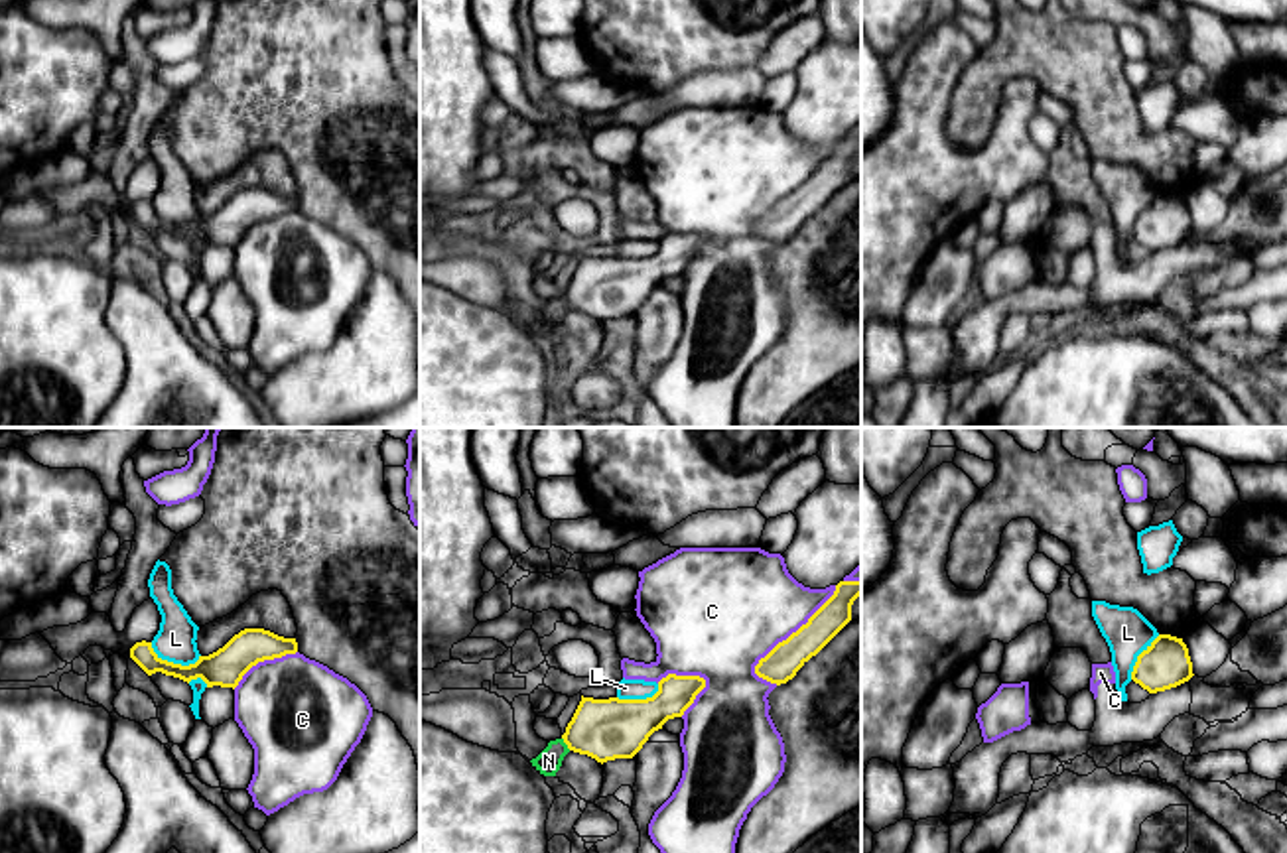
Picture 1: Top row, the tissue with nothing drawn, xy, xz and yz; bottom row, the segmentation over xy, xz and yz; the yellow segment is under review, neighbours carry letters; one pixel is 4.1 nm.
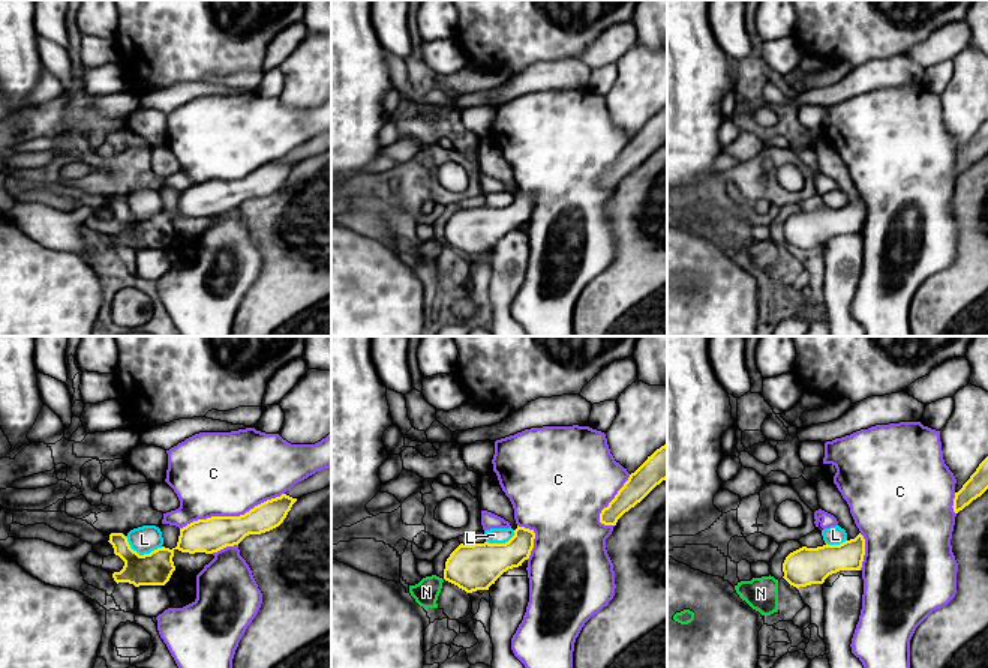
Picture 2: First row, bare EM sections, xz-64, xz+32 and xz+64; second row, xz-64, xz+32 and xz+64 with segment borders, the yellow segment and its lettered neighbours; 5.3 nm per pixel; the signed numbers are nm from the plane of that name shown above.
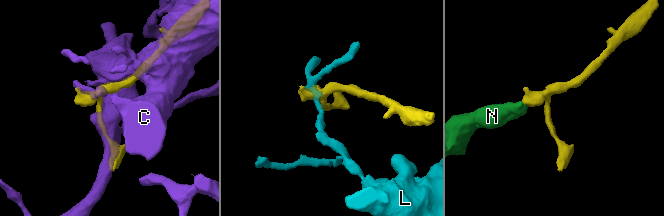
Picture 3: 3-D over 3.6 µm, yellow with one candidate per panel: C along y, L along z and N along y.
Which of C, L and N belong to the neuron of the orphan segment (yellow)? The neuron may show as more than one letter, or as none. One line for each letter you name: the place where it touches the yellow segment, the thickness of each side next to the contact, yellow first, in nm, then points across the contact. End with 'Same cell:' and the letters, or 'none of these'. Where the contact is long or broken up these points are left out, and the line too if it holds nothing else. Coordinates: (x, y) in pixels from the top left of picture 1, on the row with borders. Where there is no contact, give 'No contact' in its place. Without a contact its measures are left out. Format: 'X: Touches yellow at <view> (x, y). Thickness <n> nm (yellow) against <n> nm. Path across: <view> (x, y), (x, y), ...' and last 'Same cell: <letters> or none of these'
N: Touches yellow at xz (564, 741). Thickness 260 nm (yellow) against 100 nm. Path across: xz (606, 729), (594, 729), (564, 741), (548, 761)
Same cell: N

